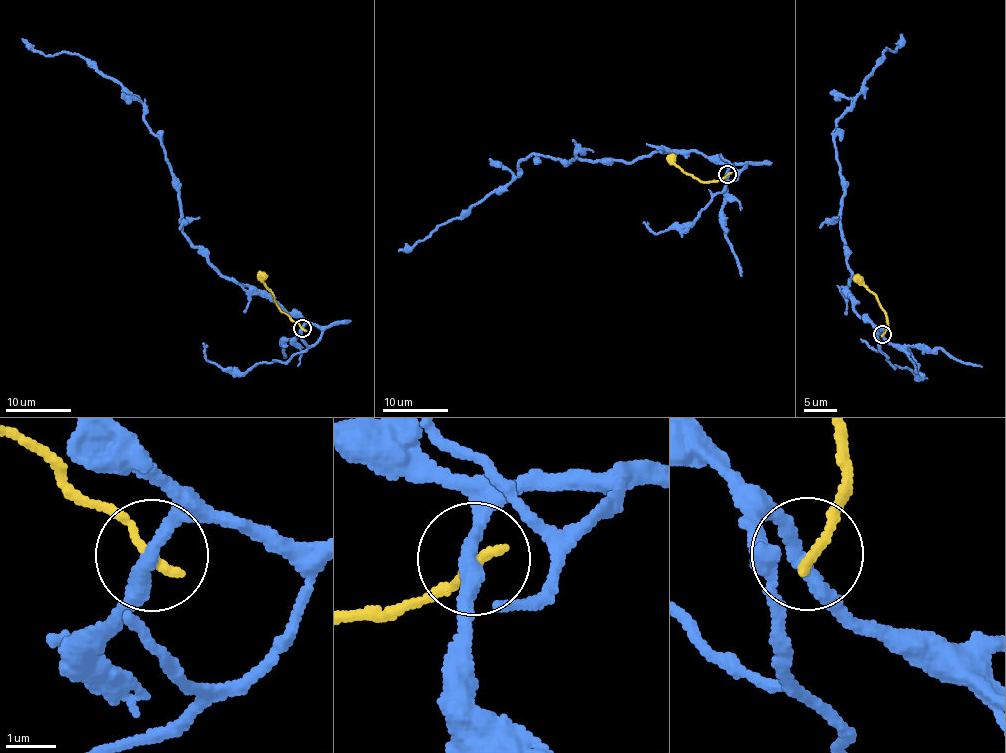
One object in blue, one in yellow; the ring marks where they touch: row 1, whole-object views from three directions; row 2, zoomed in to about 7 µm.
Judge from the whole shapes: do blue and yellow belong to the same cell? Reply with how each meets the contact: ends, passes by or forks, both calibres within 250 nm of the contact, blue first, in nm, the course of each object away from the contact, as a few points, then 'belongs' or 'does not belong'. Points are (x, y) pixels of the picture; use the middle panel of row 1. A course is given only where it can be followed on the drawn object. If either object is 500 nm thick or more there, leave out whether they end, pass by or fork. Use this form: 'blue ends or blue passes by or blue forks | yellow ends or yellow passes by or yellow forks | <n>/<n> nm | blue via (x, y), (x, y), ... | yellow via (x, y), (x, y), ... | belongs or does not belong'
blue passes by | yellow ends | 280/200 nm | blue via (727, 174), (723, 162), (695, 151), (631, 162), (533, 154), (515, 177), (399, 251) | yellow via (727, 174), (722, 179), (701, 182), (688, 175), (668, 155) | does not belong

